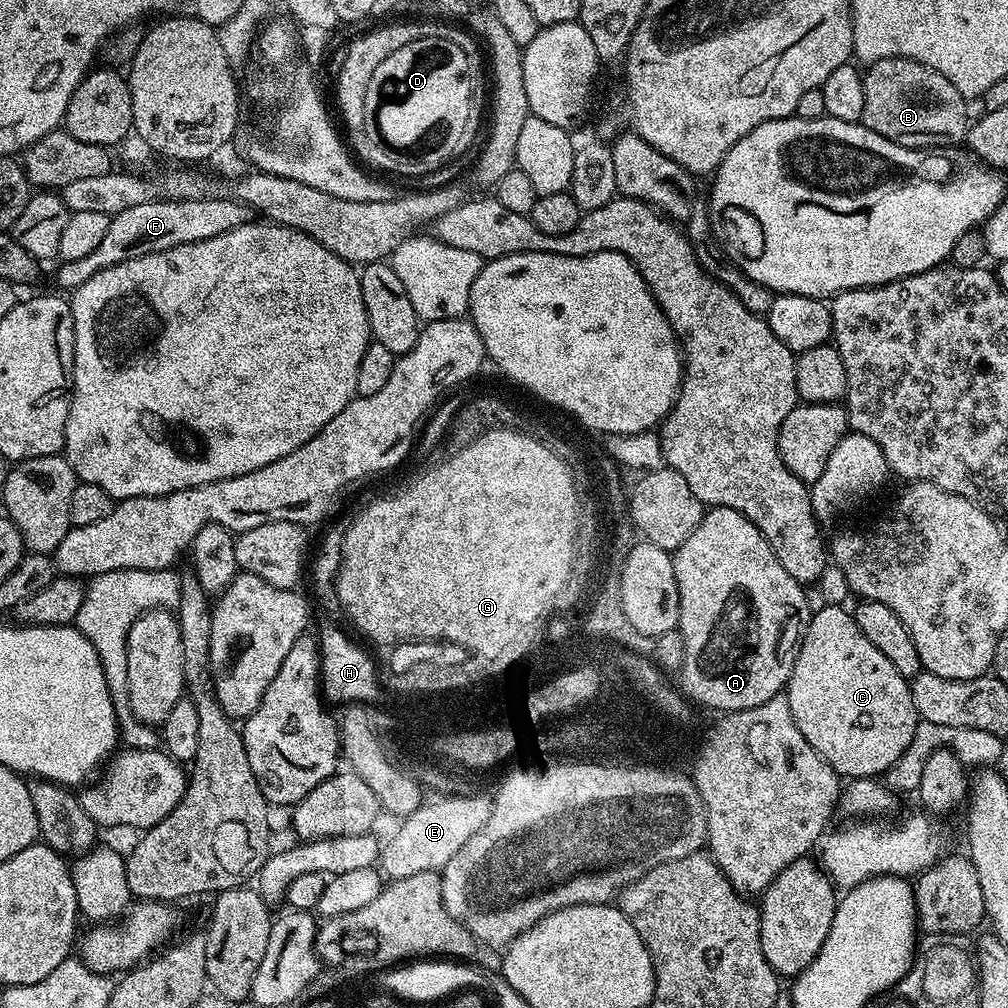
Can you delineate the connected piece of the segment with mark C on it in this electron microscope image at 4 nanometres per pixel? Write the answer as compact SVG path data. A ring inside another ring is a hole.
M832 602L825 603L823 608L817 608L809 615L808 628L804 631L804 637L800 643L800 649L796 655L794 662L794 670L788 679L788 687L786 695L790 702L790 710L794 722L798 726L798 730L802 730L802 734L806 738L806 742L810 742L810 746L818 753L824 761L836 771L836 775L841 778L880 778L886 769L894 766L894 762L898 762L898 758L902 758L902 754L906 750L906 746L910 746L910 742L914 738L914 730L918 723L918 717L914 710L914 702L912 701L912 689L909 681L905 680L902 674L898 674L898 670L894 670L894 666L886 657L884 657L877 648L874 647L867 639L866 634L862 634L862 630L858 630L858 622L855 615L851 611L848 612L844 608Z

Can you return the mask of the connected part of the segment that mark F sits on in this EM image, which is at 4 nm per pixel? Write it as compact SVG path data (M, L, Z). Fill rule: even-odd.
M190 198L189 200L151 200L142 202L142 206L130 206L130 210L122 210L112 217L102 242L86 258L74 258L63 261L56 272L56 284L60 288L74 290L98 274L98 270L106 270L115 264L121 264L134 258L142 258L146 254L165 252L174 246L182 246L190 242L202 242L206 238L218 238L218 234L230 234L230 230L238 230L238 226L253 223L254 213L250 206L232 198Z

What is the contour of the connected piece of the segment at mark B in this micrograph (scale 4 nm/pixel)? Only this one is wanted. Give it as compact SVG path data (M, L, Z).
M886 58L867 65L863 78L866 106L862 106L862 122L874 134L882 134L882 138L898 142L898 146L925 150L965 143L970 127L966 98L938 70L910 58Z

